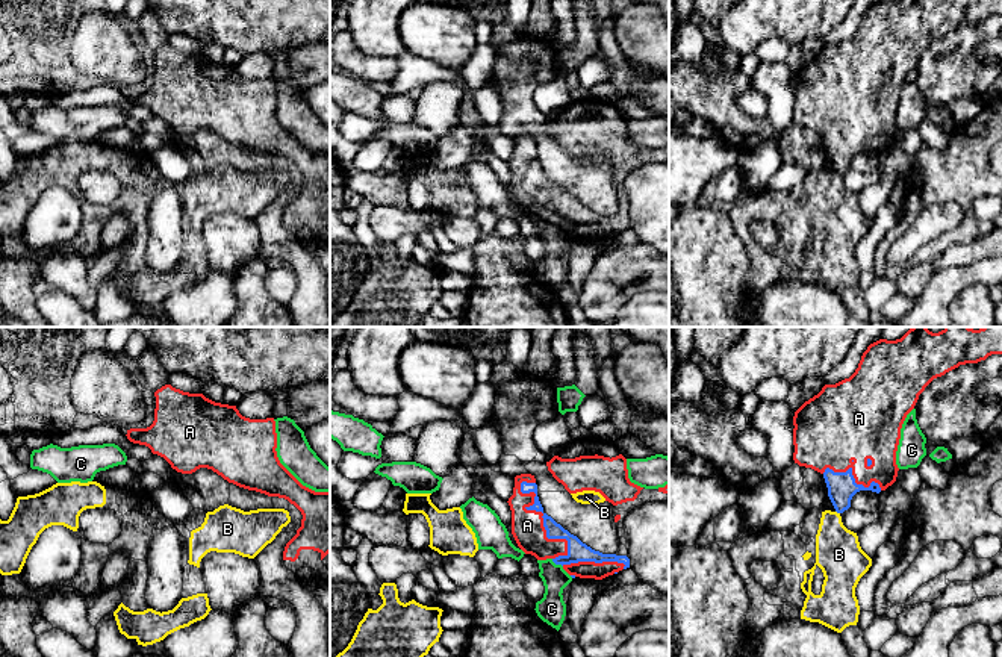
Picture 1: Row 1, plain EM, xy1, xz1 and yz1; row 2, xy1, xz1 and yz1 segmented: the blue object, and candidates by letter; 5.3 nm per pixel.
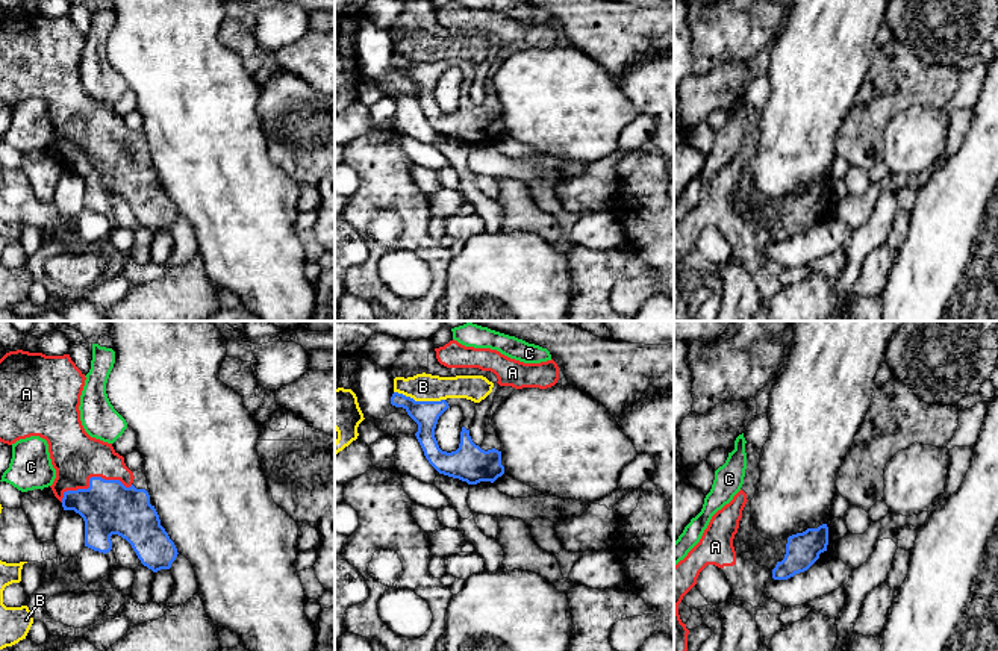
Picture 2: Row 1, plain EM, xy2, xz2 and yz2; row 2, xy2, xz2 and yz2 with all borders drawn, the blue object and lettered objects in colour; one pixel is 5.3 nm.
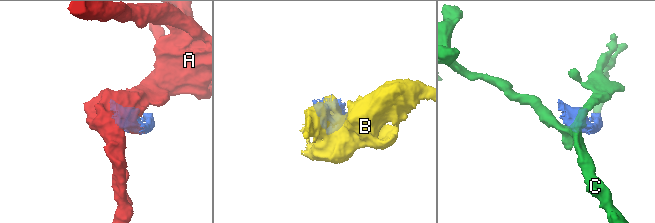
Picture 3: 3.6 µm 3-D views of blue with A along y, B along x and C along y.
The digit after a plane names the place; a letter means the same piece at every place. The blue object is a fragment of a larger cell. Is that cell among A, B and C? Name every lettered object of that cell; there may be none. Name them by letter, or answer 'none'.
A

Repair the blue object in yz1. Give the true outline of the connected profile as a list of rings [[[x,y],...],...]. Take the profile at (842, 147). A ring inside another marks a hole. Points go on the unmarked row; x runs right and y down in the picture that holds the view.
[[[879,0],[870,5],[849,39],[825,45],[795,73],[795,124],[823,136],[837,174],[848,171],[860,151],[885,151],[896,142],[901,89],[919,56],[934,39],[991,15],[1002,15],[1002,0]]]

